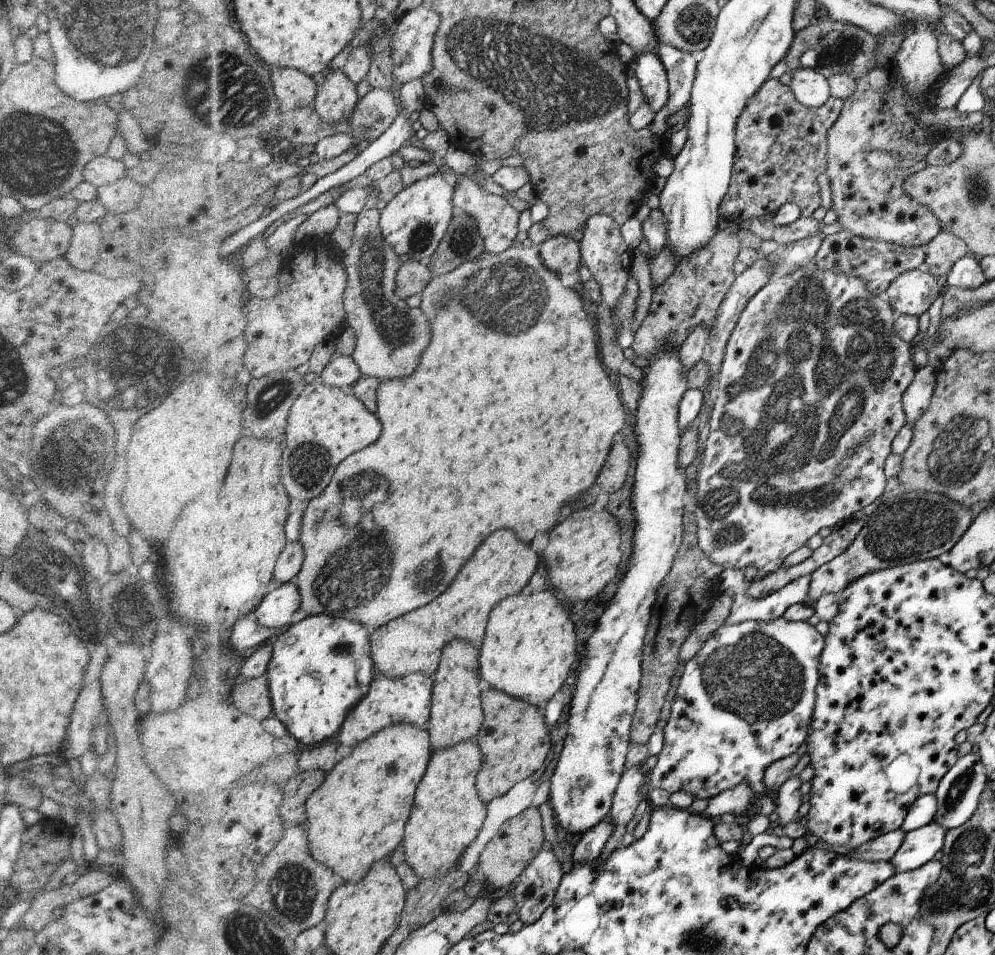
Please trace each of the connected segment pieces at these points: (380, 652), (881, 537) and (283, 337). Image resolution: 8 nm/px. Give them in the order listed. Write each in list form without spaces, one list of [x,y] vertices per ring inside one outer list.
[[[498,530],[462,570],[462,578],[428,606],[408,613],[375,632],[373,655],[379,674],[391,679],[408,677],[412,673],[427,674],[434,678],[441,668],[445,650],[450,642],[468,640],[472,645],[484,640],[484,628],[492,608],[506,596],[520,594],[538,568],[538,556],[510,530]]]
[[[922,491],[908,494],[908,498],[910,500],[900,497],[888,499],[880,504],[873,510],[872,516],[850,546],[811,574],[806,606],[815,604],[824,593],[838,594],[853,580],[875,570],[938,558],[944,552],[949,553],[968,532],[976,518],[977,513],[972,507],[965,507],[944,493]]]
[[[293,250],[294,255],[290,267],[283,265],[283,270],[278,274],[281,291],[275,297],[265,299],[252,296],[246,310],[247,318],[250,321],[247,328],[247,353],[245,356],[246,366],[249,372],[256,378],[268,376],[279,370],[291,371],[309,364],[310,358],[314,356],[316,346],[324,338],[330,335],[344,334],[350,327],[349,311],[346,308],[347,290],[349,289],[349,271],[340,260],[328,256],[320,250]]]

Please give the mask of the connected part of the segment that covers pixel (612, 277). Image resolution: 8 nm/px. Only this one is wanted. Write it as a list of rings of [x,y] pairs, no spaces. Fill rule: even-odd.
[[[596,213],[587,218],[581,238],[581,264],[590,270],[594,280],[600,285],[600,300],[611,310],[620,302],[627,290],[628,264],[630,254],[622,238],[621,226],[612,215]],[[624,256],[624,260],[622,260]]]

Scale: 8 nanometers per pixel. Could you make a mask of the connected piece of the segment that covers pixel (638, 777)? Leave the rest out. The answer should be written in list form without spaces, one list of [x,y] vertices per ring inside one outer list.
[[[636,765],[627,768],[622,774],[621,784],[617,786],[617,794],[614,797],[613,809],[609,812],[615,827],[611,836],[607,838],[599,856],[600,859],[606,859],[621,845],[622,835],[626,832],[626,824],[634,818],[638,804],[647,797],[642,793],[644,784],[644,776]]]

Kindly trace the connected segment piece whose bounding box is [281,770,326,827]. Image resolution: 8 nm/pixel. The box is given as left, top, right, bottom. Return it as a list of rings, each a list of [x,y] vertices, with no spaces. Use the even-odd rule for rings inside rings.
[[[310,770],[310,772],[300,773],[290,780],[282,814],[288,826],[309,824],[309,812],[307,802],[310,796],[320,790],[326,782],[326,772],[322,770]]]

